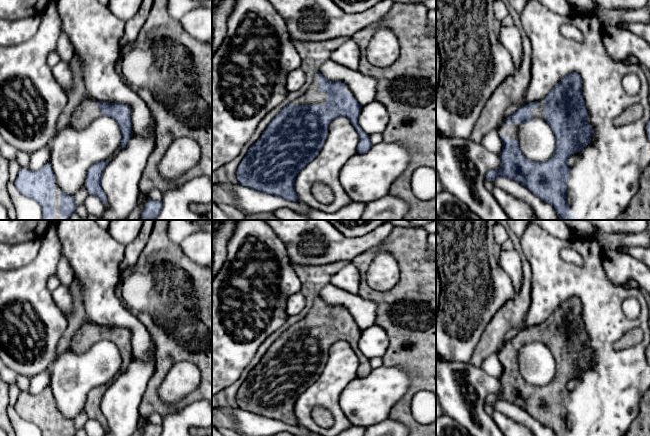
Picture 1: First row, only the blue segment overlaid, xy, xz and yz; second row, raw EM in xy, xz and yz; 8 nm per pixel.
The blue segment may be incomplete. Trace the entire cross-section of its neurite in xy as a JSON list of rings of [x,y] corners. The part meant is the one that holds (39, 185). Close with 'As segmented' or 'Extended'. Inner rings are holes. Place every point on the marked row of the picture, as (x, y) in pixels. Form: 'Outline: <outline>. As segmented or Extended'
Outline: [[[50,163],[38,171],[21,169],[15,186],[22,195],[34,199],[41,206],[41,220],[69,220],[76,212],[74,196],[59,189]]]. Extended

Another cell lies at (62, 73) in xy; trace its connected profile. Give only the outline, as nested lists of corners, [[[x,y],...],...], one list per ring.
[[[60,60],[51,70],[59,86],[65,93],[69,93],[73,89],[73,74],[69,62]]]

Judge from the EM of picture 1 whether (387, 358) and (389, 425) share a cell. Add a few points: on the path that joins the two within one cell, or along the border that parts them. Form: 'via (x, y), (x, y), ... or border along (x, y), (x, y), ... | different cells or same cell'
border along (389, 417), (406, 425) | different cells

